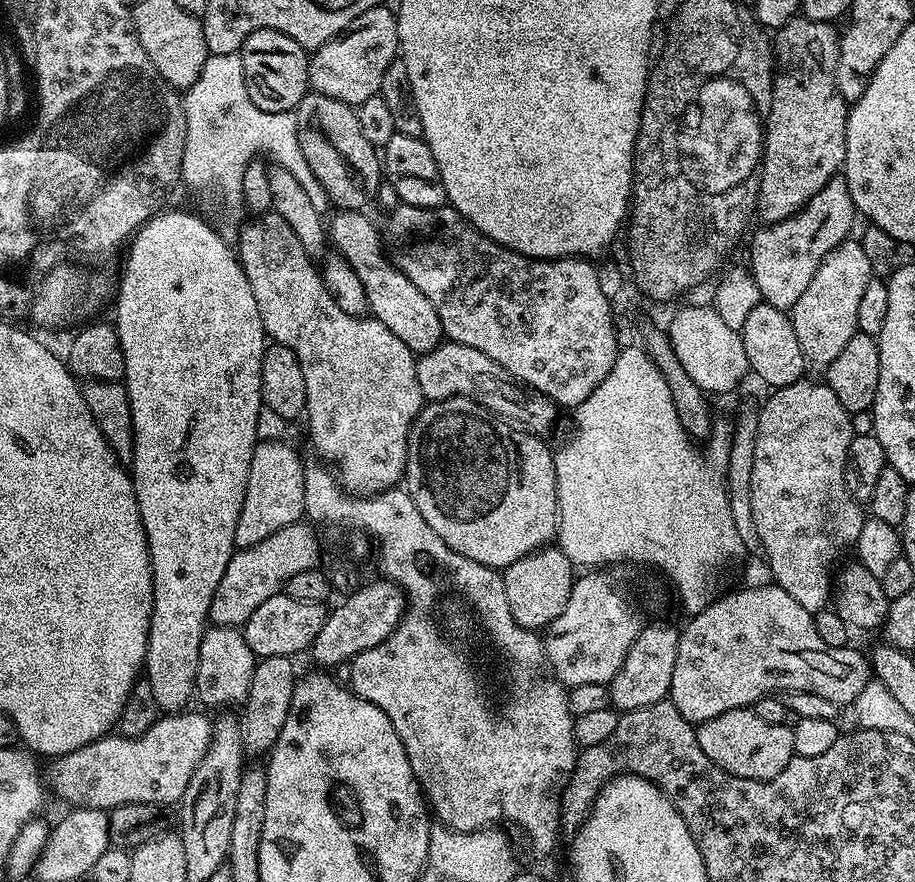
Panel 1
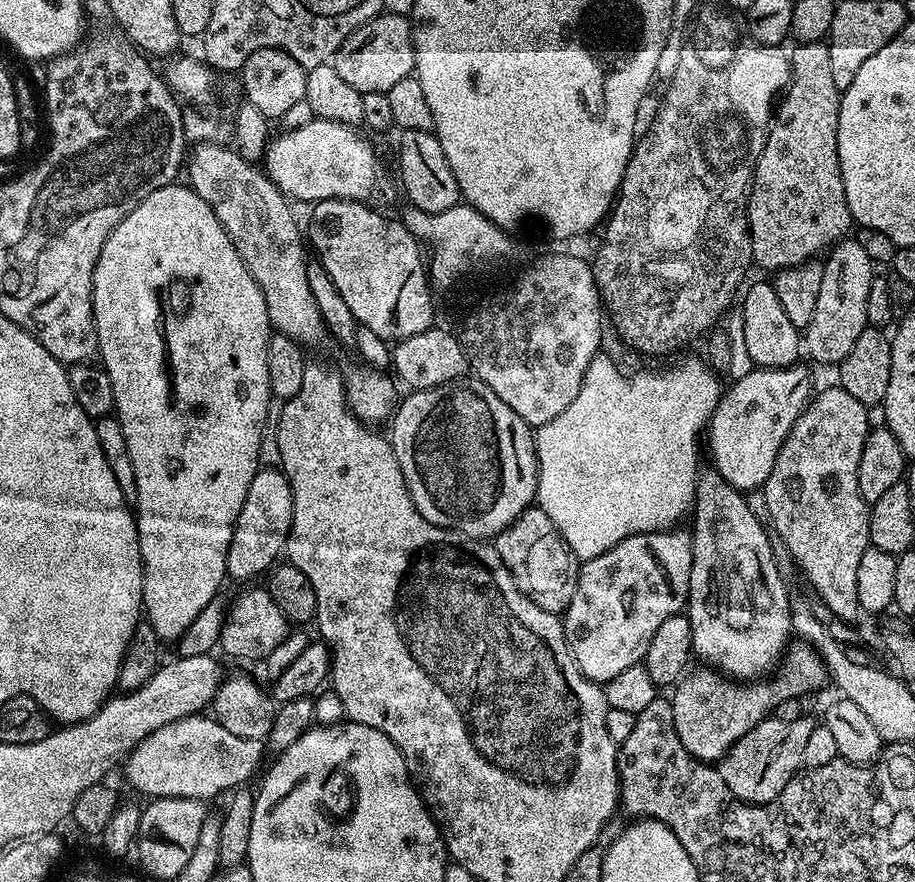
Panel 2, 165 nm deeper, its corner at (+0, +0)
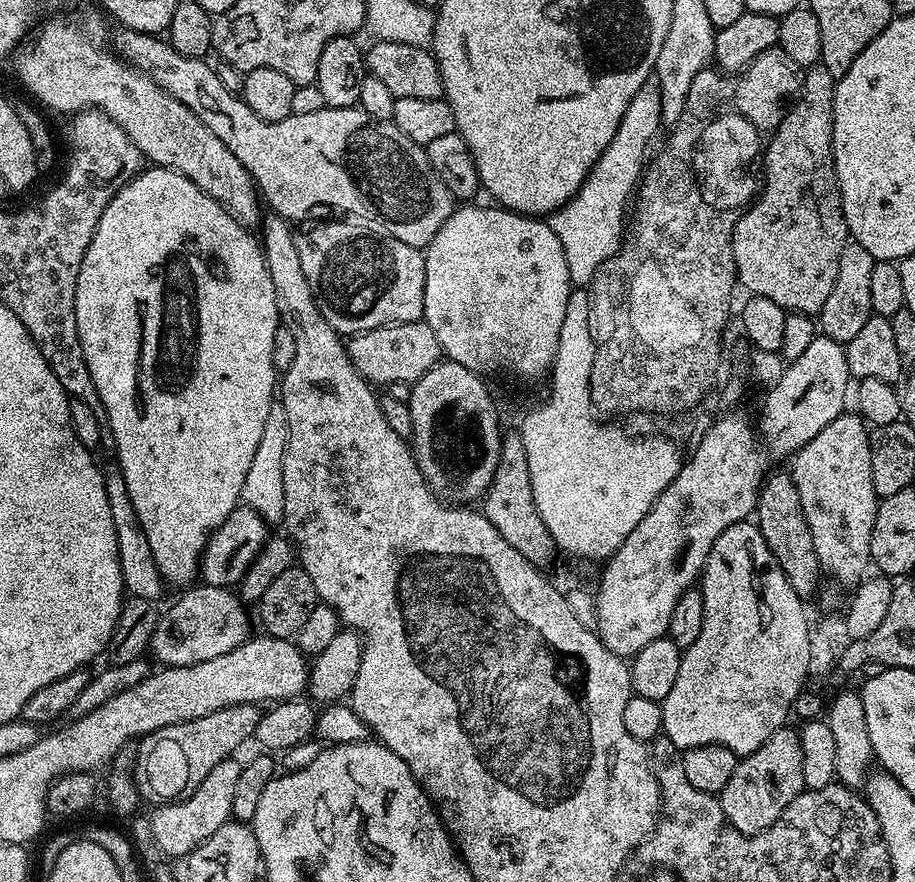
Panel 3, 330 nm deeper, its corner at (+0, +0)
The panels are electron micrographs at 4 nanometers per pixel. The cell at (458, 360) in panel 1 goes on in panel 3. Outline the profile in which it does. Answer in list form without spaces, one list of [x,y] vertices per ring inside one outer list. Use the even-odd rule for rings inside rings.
[[[423,319],[405,324],[388,324],[384,328],[375,328],[357,332],[347,341],[348,357],[357,372],[373,385],[405,384],[411,386],[429,372],[442,359],[442,349],[434,330]]]

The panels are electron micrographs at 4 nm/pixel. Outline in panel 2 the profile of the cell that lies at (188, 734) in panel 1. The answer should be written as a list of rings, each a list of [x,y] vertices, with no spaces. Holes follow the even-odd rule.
[[[197,714],[170,722],[162,726],[162,730],[154,730],[154,734],[142,738],[142,742],[138,742],[138,746],[123,761],[122,769],[129,786],[148,796],[144,798],[173,796],[208,802],[219,792],[227,793],[247,785],[247,780],[256,771],[261,771],[265,763],[264,752],[264,740],[230,734],[211,715]]]

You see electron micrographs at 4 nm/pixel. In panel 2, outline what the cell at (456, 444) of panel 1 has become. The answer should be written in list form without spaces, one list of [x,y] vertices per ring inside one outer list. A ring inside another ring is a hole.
[[[461,378],[452,380],[440,388],[421,388],[409,391],[407,394],[409,396],[405,400],[403,397],[397,403],[396,410],[390,417],[390,425],[392,424],[390,439],[394,454],[398,458],[398,466],[406,478],[410,498],[414,502],[418,514],[422,514],[422,518],[443,528],[455,528],[458,532],[475,536],[477,540],[488,540],[495,538],[505,526],[518,519],[525,510],[533,507],[538,490],[538,462],[536,461],[536,441],[533,429],[522,418],[518,418],[518,414],[514,414],[514,410],[510,410],[510,406],[506,406],[506,402],[502,402],[502,398],[498,398],[498,394],[494,394],[494,390],[490,390],[490,386],[486,386],[481,380],[475,378]]]

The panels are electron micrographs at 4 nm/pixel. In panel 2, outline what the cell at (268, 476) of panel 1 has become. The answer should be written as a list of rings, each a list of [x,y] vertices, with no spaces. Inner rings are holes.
[[[264,466],[256,473],[254,482],[250,482],[250,490],[246,494],[246,502],[242,506],[242,514],[238,514],[238,522],[234,526],[234,534],[230,538],[230,550],[226,554],[228,576],[236,580],[252,582],[255,576],[263,577],[281,559],[288,542],[288,531],[292,521],[292,491],[290,482],[284,477],[283,471],[276,466]]]

